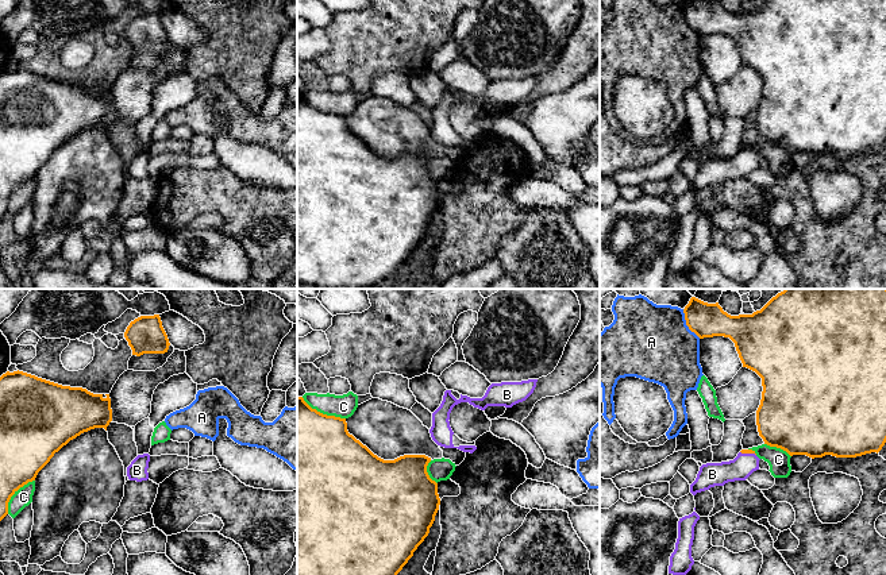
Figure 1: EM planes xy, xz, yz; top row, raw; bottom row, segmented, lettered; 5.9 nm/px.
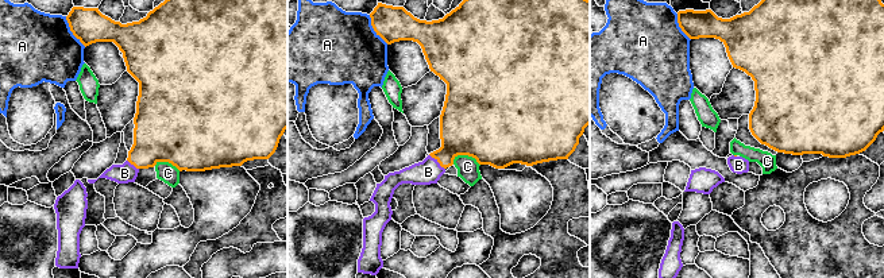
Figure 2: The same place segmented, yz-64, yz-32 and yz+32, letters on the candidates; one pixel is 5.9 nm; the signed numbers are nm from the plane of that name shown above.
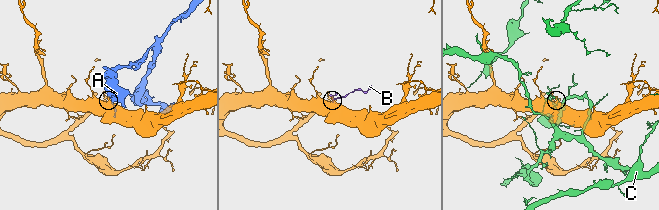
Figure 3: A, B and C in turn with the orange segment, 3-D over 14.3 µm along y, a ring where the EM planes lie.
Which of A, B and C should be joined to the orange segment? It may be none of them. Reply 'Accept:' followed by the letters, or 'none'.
Accept: B

